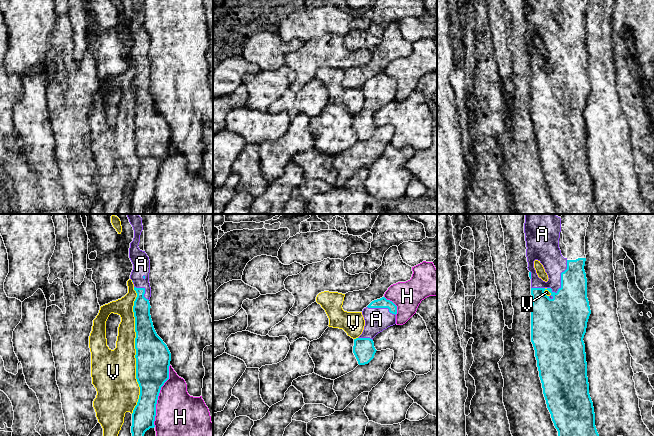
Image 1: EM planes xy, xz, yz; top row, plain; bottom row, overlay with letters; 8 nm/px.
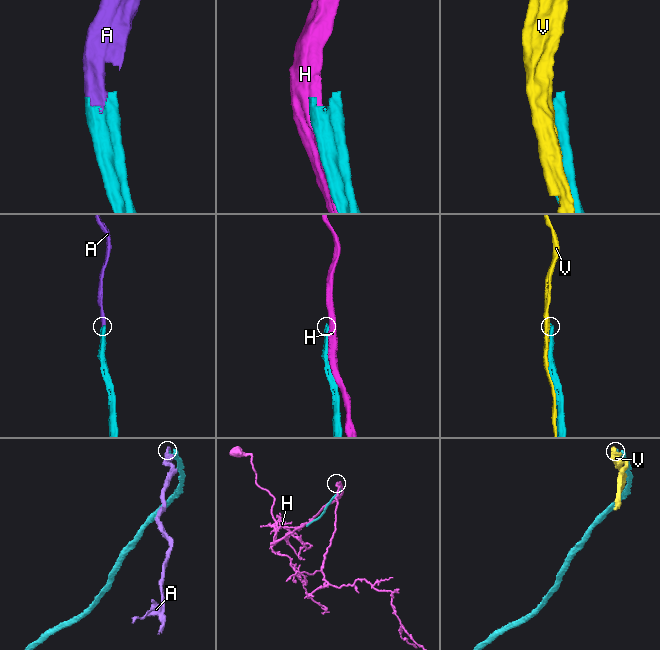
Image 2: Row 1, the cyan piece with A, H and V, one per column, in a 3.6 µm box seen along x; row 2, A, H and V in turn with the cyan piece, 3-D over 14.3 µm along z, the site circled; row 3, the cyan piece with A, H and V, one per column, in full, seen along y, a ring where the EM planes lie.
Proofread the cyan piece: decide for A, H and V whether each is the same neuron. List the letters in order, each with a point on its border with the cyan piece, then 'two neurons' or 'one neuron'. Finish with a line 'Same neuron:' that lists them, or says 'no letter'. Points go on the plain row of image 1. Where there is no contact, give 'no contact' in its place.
A: contact yz (561, 54); one neuron
H: contact xy (158, 171); two neurons
V: contact xy (136, 126); two neurons
Same neuron: A

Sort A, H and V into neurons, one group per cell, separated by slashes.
A / H / V

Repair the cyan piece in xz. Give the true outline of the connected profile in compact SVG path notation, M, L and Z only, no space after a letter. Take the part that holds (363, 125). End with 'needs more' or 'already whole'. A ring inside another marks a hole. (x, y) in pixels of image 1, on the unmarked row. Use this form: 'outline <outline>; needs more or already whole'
outline M385 73L372 77L363 85L365 102L362 110L354 115L353 129L359 141L368 140L376 129L373 114L396 100L397 82Z; needs more

